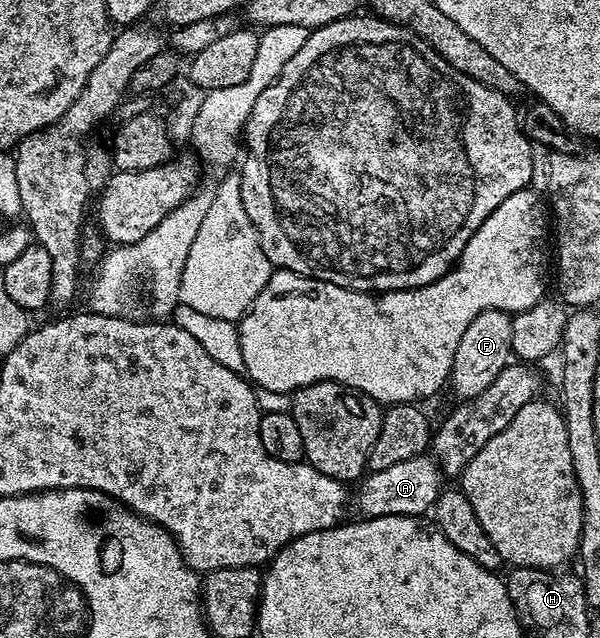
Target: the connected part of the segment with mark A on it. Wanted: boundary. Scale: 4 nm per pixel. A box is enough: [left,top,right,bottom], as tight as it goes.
[353,454,445,517]

